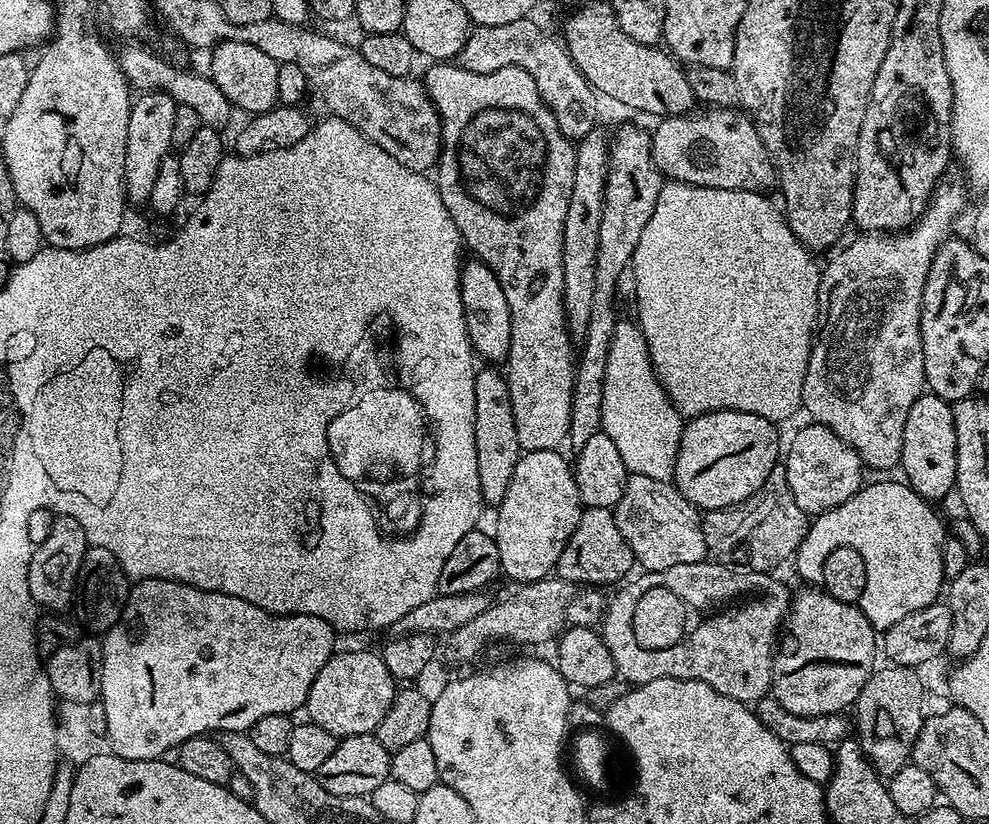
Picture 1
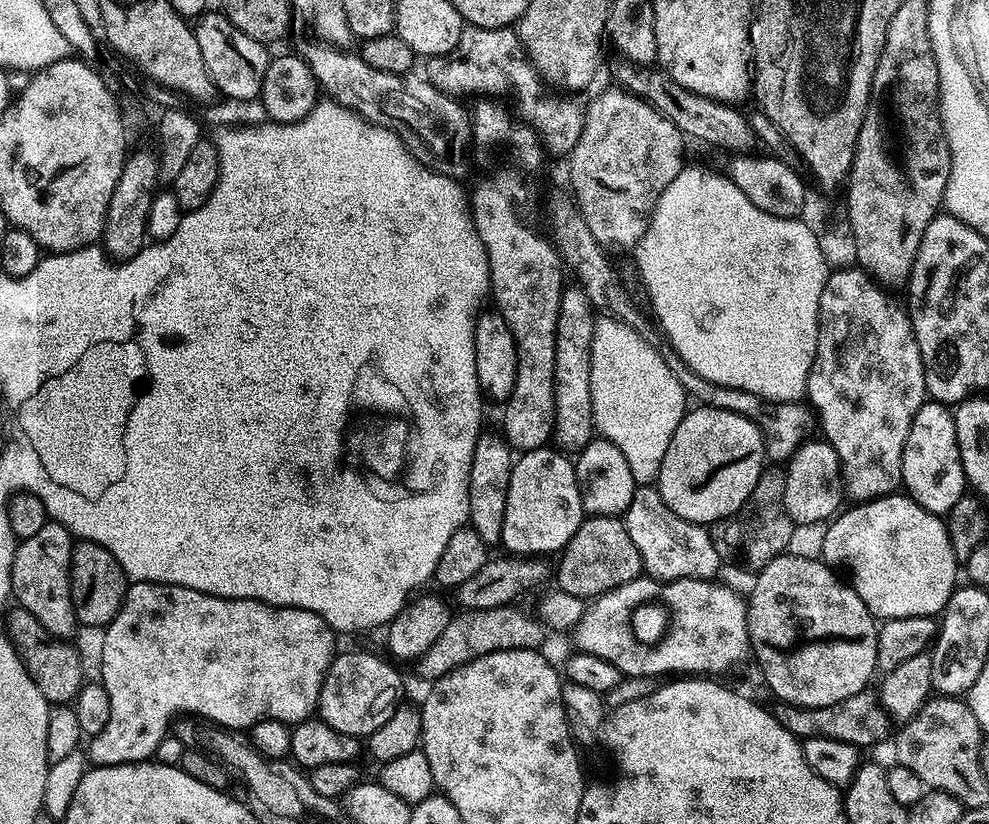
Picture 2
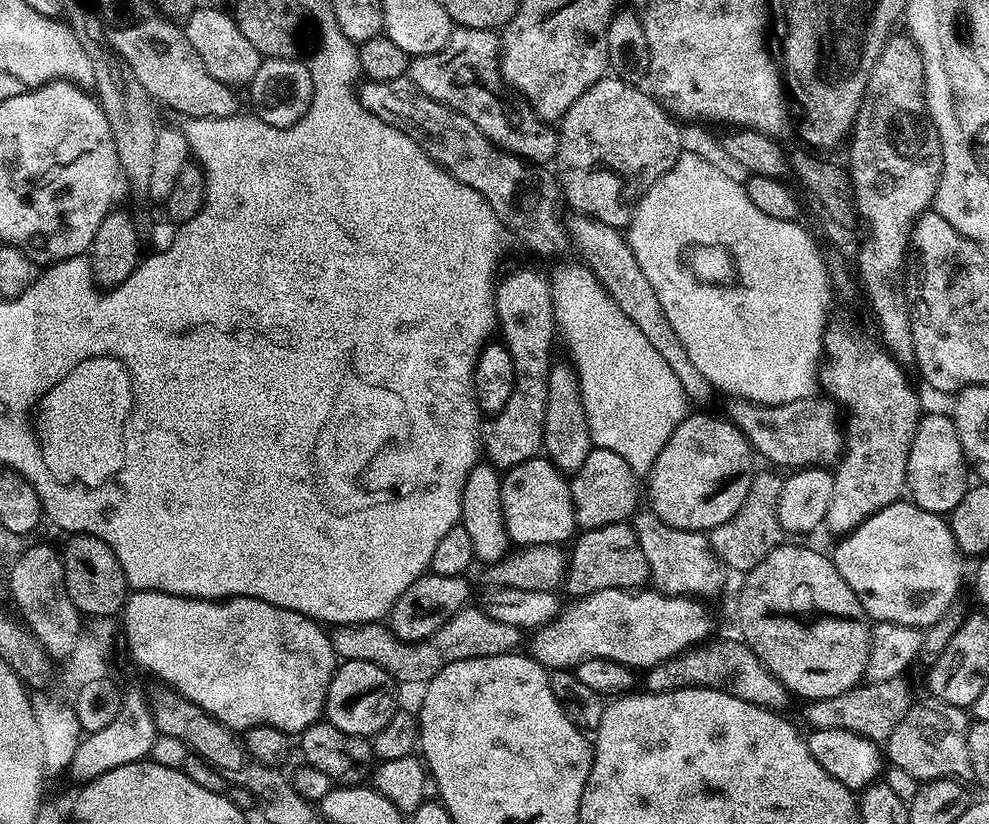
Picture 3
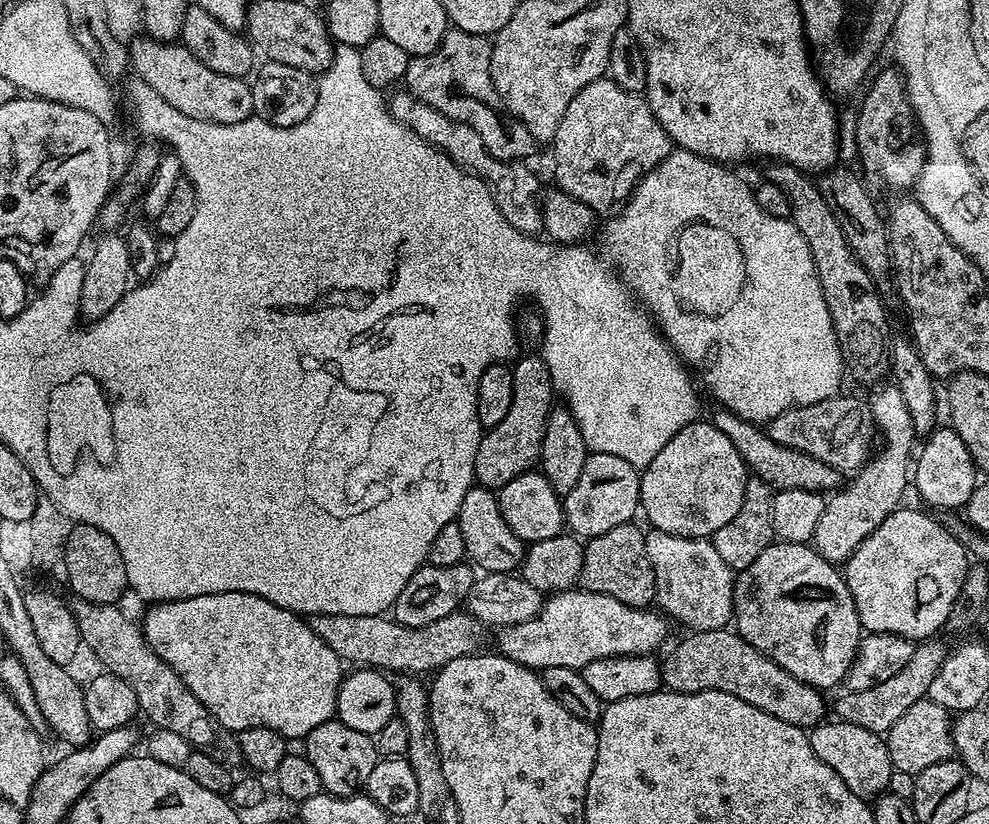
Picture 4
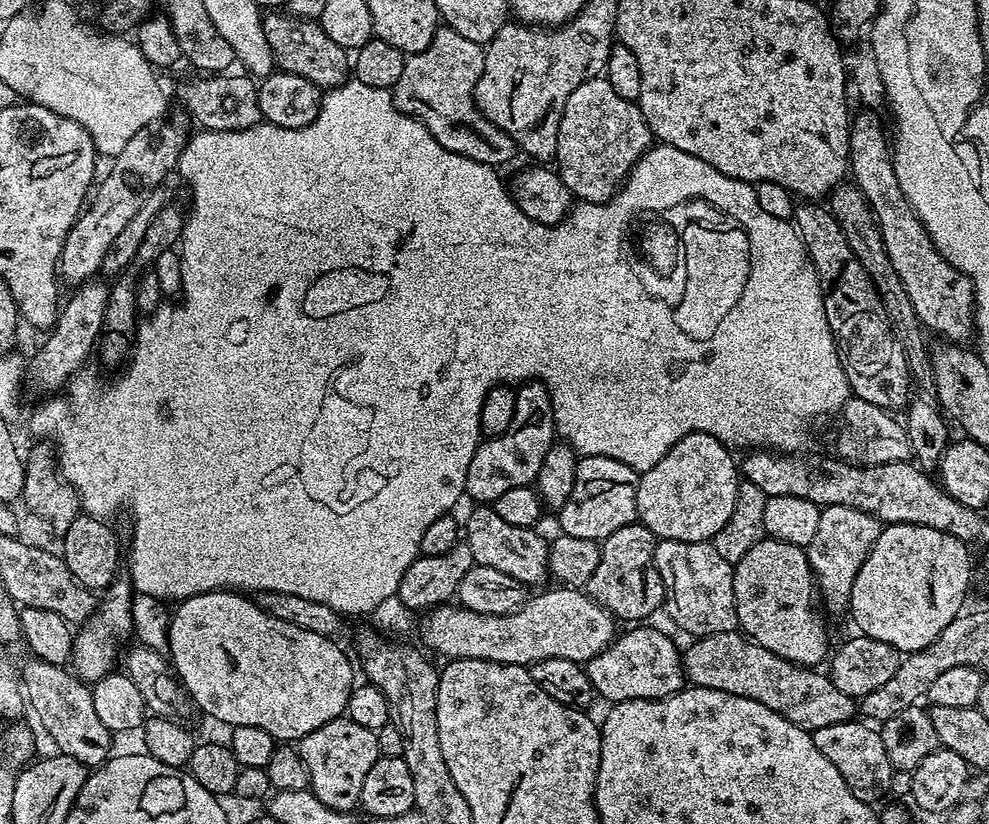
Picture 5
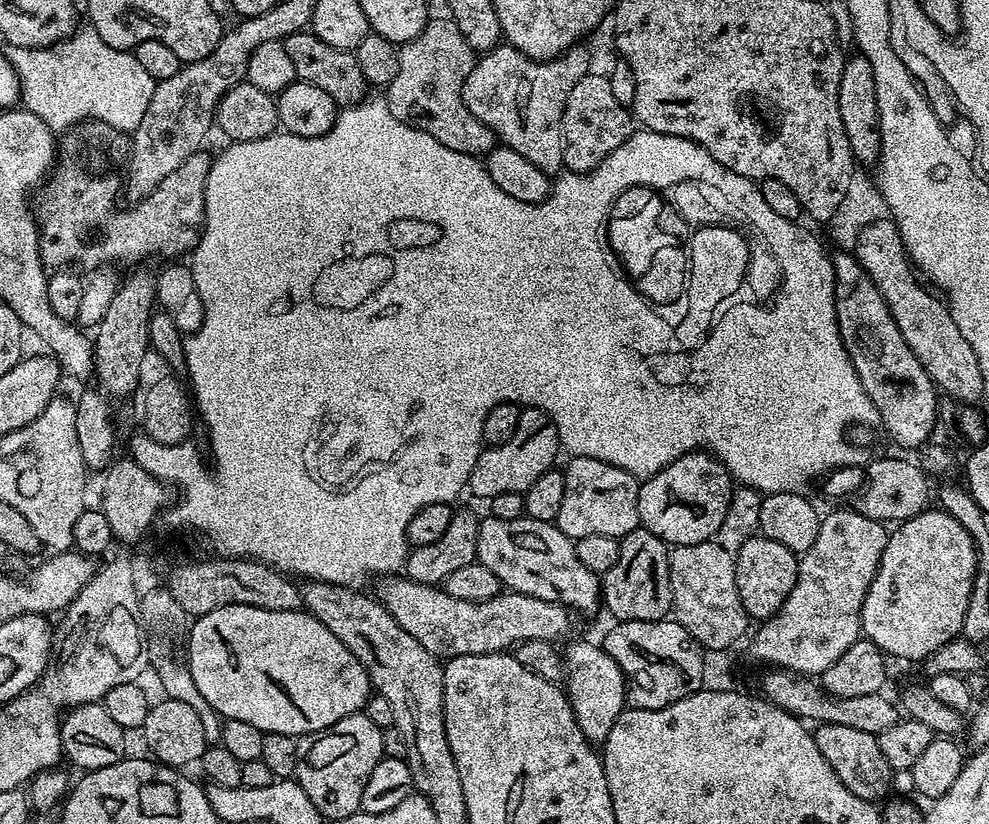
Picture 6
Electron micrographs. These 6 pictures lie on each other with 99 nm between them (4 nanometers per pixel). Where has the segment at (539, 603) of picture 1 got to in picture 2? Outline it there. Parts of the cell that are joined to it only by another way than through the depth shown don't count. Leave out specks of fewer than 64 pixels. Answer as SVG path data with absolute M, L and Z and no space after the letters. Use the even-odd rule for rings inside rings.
M515 603L503 604L490 610L461 611L460 616L453 615L448 621L446 630L434 641L434 646L426 650L418 661L420 676L427 682L441 680L454 670L474 662L474 658L482 658L486 654L494 654L502 650L533 650L541 647L546 629L535 615L532 616Z

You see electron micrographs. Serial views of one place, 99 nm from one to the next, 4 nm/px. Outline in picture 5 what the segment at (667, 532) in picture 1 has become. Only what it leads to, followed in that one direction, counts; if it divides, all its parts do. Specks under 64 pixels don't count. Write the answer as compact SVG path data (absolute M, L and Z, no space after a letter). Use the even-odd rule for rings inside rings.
M660 540L654 562L664 583L666 612L692 638L737 631L736 599L734 598L734 565L726 562L711 542L678 542Z

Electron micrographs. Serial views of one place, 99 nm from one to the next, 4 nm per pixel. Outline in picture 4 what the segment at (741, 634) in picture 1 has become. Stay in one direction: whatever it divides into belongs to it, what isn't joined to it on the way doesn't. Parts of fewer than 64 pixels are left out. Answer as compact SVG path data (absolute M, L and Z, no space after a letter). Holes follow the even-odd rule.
M558 592L541 603L534 618L501 627L496 636L496 644L500 647L497 649L499 655L533 670L548 667L582 670L590 662L602 658L652 654L663 642L669 624L659 611L652 611L648 608L627 608L618 602L618 598L597 592Z

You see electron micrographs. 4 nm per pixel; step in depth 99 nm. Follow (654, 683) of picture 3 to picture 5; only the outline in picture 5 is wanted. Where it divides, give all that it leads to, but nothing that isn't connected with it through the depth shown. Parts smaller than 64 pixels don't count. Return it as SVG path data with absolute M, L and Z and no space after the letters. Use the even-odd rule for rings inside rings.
M739 631L697 637L690 643L692 644L688 650L685 649L682 659L684 661L685 677L695 687L718 689L724 693L761 702L767 709L782 714L787 721L794 722L795 725L808 731L821 729L825 726L834 726L837 722L851 720L857 715L856 708L858 712L858 704L855 697L851 693L838 690L829 675L825 673L822 673L822 675L818 673L820 671L814 668L792 664L780 655L766 650L760 644L748 640Z

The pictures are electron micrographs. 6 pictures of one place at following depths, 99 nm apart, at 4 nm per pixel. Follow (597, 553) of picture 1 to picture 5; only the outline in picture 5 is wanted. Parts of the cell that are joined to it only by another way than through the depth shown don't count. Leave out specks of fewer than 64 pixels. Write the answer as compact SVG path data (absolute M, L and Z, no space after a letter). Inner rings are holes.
M637 522L622 526L622 530L614 530L614 534L600 544L598 567L594 574L590 574L586 592L600 607L612 613L617 621L644 622L659 608L661 611L666 597L664 583L654 562L657 543L657 536L644 524Z

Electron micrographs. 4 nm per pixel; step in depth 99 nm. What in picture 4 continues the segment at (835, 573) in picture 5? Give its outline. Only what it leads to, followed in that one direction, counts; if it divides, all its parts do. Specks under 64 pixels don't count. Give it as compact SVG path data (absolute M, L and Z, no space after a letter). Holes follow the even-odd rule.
M896 387L879 388L875 389L877 392L872 396L872 404L870 400L870 411L875 431L884 435L884 449L881 452L879 449L849 479L853 480L849 482L848 488L841 487L825 499L822 518L818 518L817 528L811 538L811 543L820 556L837 566L848 561L856 553L861 542L874 529L882 526L888 515L901 507L910 484L910 461L913 459L914 445L918 440L910 410L906 410L906 402L902 402L902 394Z

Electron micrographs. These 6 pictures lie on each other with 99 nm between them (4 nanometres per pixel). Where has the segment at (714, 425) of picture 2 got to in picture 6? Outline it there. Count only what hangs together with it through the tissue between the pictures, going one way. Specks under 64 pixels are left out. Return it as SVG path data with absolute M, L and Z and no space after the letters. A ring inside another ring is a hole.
M703 450L687 452L641 483L638 494L641 525L669 546L711 540L718 526L722 526L722 518L726 518L733 487L732 477L715 456Z

